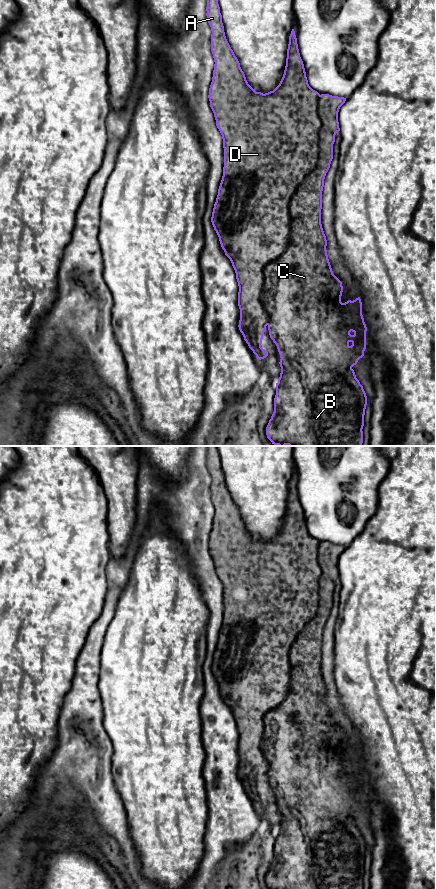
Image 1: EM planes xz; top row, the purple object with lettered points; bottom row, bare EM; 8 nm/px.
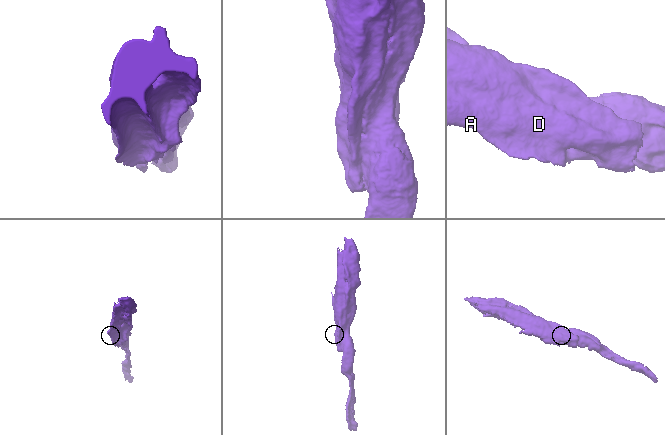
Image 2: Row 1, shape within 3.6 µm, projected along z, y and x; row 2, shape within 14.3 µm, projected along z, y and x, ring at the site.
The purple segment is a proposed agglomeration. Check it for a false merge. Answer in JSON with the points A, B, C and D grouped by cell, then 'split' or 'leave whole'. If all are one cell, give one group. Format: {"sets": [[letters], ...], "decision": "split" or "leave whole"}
{"sets": [["A", "D"], ["B", "C"]], "decision": "split"}

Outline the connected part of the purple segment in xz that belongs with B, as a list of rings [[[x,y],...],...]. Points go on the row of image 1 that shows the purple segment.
[[[321,94],[318,100],[318,115],[321,119],[322,126],[319,131],[319,156],[315,169],[308,174],[305,180],[299,185],[294,195],[289,201],[289,216],[290,216],[290,239],[289,244],[286,247],[283,254],[276,258],[273,262],[269,263],[264,269],[264,286],[261,293],[261,301],[264,306],[264,310],[268,317],[268,330],[270,338],[276,344],[278,352],[280,354],[280,367],[281,373],[276,383],[276,395],[274,398],[274,412],[266,427],[267,438],[274,445],[278,446],[362,446],[363,443],[363,426],[364,415],[367,405],[367,396],[356,378],[355,372],[352,369],[357,364],[358,360],[364,356],[366,349],[366,331],[367,327],[362,315],[362,302],[360,297],[351,301],[348,300],[345,303],[341,302],[341,296],[343,292],[342,282],[333,274],[328,255],[327,255],[327,240],[324,234],[321,224],[321,209],[322,209],[322,191],[324,187],[324,179],[326,173],[330,168],[331,161],[333,159],[333,144],[335,142],[335,135],[340,131],[338,122],[338,112],[340,107],[345,103],[346,98],[332,96],[329,94]]]

